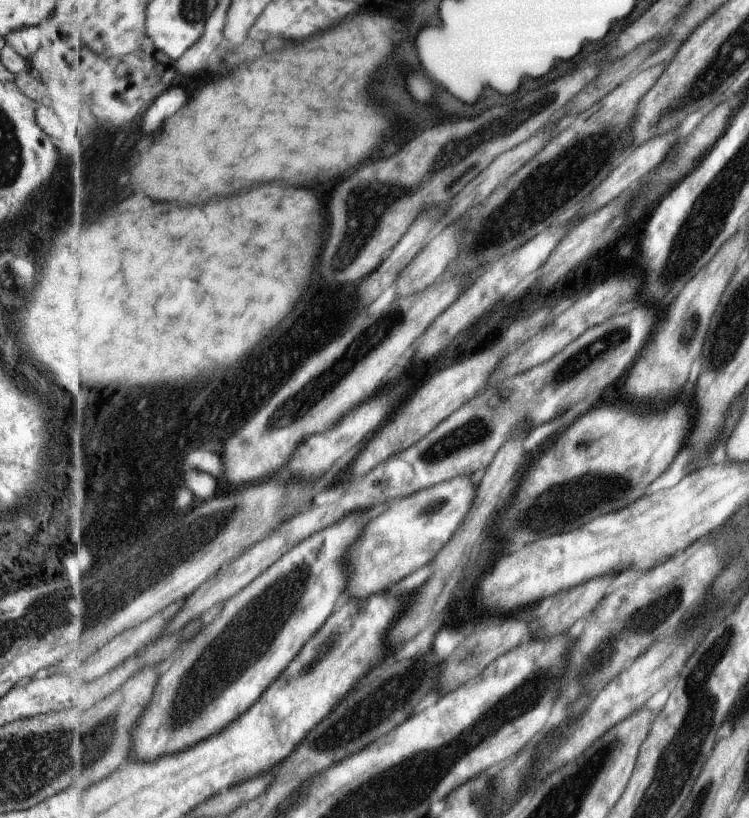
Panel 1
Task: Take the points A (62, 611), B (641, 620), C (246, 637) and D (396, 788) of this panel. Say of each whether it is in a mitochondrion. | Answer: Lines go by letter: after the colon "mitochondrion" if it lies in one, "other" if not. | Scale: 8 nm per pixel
A: mitochondrion
B: mitochondrion
C: mitochondrion
D: mitochondrion

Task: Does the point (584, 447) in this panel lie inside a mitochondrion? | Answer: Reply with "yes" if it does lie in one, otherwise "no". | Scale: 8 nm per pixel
yes

